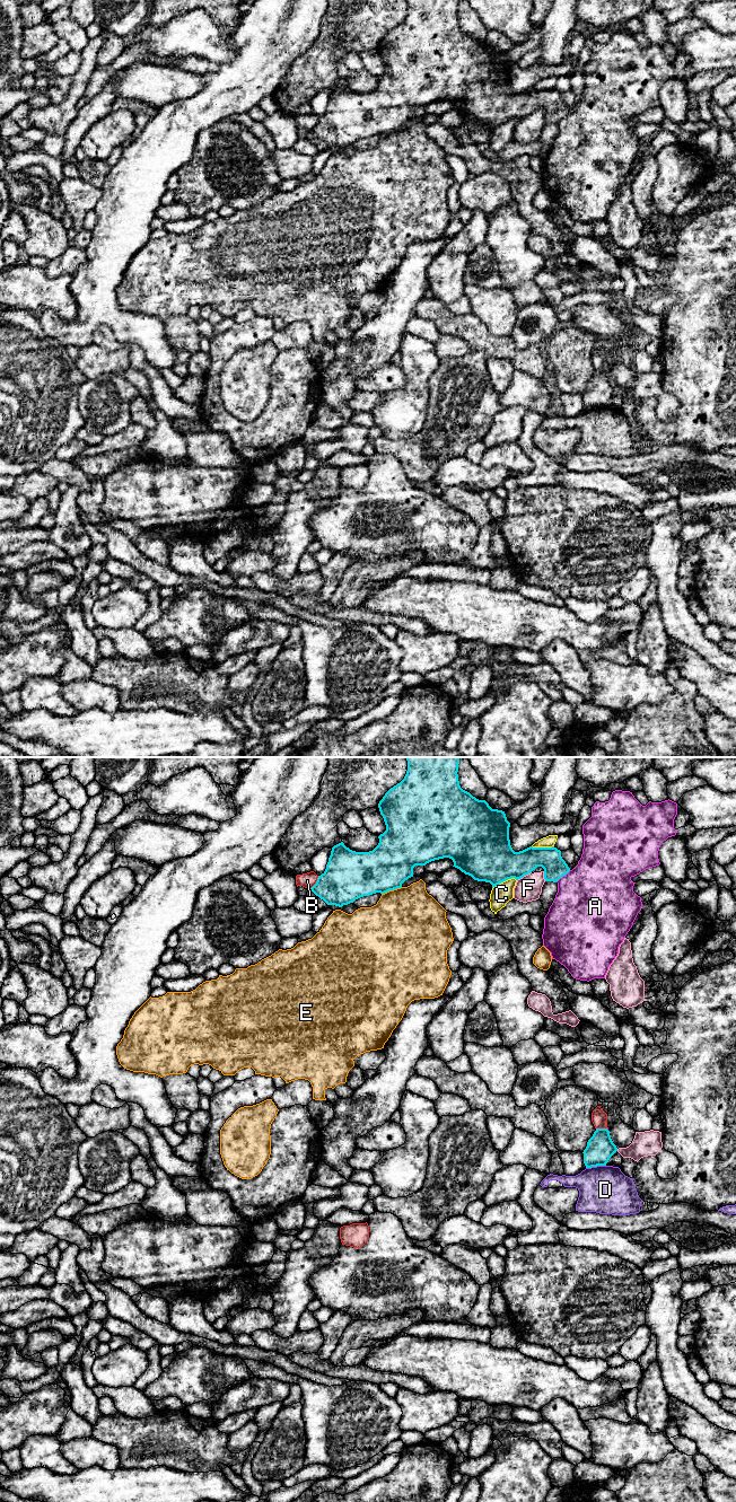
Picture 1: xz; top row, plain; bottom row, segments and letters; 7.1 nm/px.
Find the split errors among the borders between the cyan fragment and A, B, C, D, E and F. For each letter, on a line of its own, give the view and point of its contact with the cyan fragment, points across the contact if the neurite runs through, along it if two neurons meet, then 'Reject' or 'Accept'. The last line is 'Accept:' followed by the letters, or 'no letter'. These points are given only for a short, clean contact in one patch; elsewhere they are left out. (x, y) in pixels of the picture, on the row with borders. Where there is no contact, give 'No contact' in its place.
A: Touches cyan at xz (562, 876). Reject
B: Touches cyan at xz (316, 883). Reject
C: Touches cyan at xz (504, 880). Reject
D: Touches cyan at xz (595, 1166). Boundary: xz (605, 1165), (586, 1168). Reject
E: Touches cyan at xz (391, 889). Reject
F: Touches cyan at xz (524, 875). Reject
Accept: no letter

